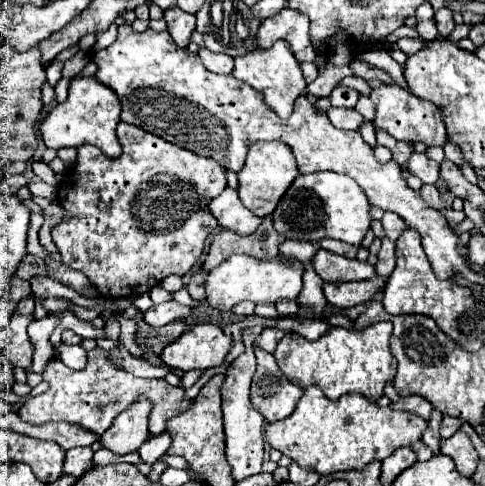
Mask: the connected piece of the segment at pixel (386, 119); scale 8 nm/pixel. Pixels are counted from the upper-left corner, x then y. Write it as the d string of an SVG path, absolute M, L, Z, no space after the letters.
M382 84L374 88L368 96L376 106L376 118L374 126L382 132L388 132L392 138L402 142L424 142L426 146L444 146L448 142L446 126L442 110L426 100L416 98L410 90L396 86L396 84Z

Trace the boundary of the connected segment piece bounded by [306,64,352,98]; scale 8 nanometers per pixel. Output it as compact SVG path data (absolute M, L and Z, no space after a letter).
M328 64L326 72L318 74L318 78L306 86L306 92L312 94L312 96L316 96L316 98L328 98L330 92L336 88L336 84L342 78L346 78L346 76L352 76L352 68L350 66Z

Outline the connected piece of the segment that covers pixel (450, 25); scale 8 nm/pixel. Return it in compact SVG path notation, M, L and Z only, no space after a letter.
M440 8L436 12L436 26L442 38L446 38L454 30L454 20L452 20L452 10L450 8Z

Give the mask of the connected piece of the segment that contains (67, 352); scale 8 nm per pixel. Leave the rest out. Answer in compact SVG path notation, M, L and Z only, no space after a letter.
M60 344L56 348L56 358L60 358L68 368L74 368L74 370L82 370L86 366L86 350L82 350L80 346Z

